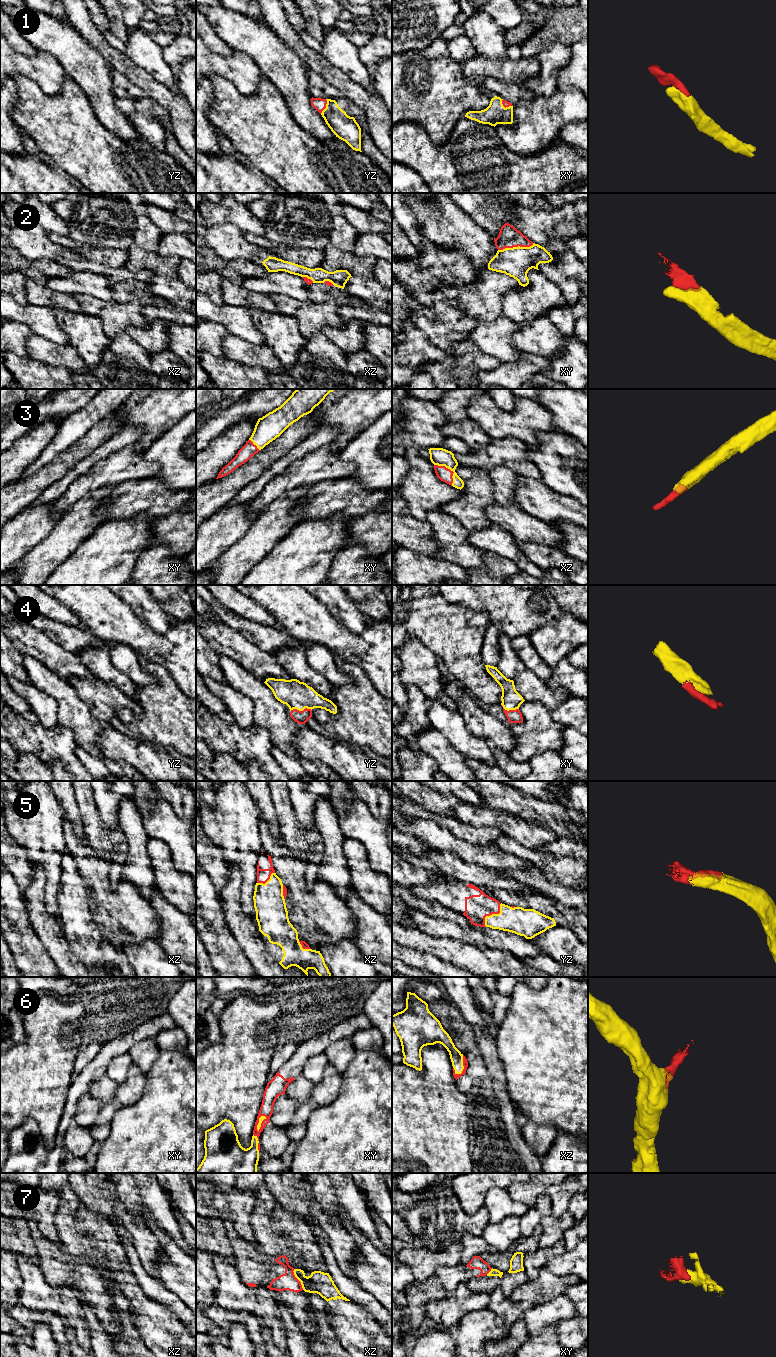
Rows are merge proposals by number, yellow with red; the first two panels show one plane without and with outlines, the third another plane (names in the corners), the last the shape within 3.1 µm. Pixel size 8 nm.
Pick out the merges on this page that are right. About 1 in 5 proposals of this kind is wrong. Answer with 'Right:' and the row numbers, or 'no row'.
Right: 1, 2, 3, 4, 5, 6

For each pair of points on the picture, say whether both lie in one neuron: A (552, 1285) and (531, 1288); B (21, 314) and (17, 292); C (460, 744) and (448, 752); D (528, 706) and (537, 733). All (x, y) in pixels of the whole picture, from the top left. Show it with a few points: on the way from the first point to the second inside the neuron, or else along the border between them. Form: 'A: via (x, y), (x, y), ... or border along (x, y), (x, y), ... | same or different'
A: via (547, 1285), (544, 1288), (536, 1288) | same
B: border along (10, 294), (17, 302) | different
C: border along (438, 731), (464, 756) | different
D: via (533, 713), (536, 716), (537, 726) | same

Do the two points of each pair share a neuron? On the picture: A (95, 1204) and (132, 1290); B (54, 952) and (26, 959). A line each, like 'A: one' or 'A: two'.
A: two
B: two

